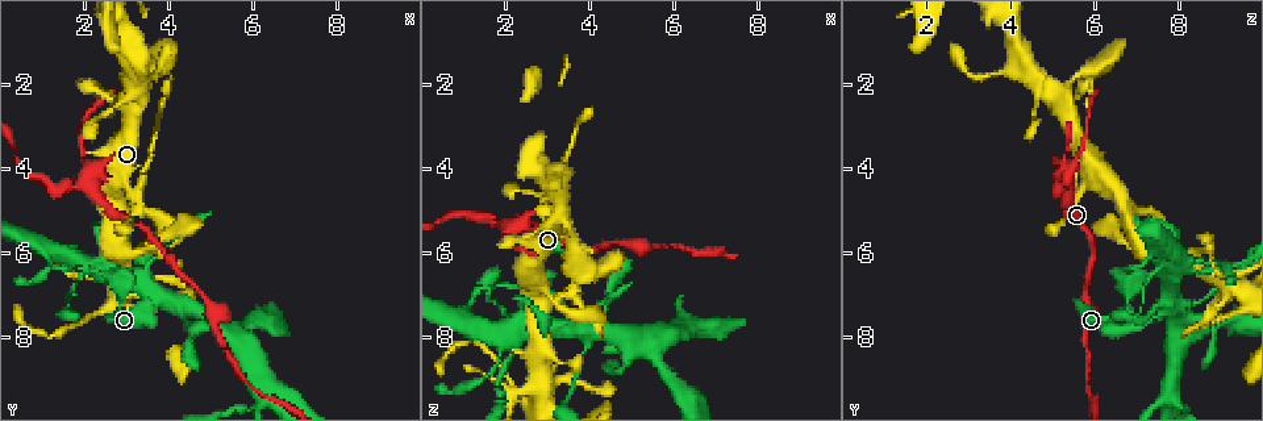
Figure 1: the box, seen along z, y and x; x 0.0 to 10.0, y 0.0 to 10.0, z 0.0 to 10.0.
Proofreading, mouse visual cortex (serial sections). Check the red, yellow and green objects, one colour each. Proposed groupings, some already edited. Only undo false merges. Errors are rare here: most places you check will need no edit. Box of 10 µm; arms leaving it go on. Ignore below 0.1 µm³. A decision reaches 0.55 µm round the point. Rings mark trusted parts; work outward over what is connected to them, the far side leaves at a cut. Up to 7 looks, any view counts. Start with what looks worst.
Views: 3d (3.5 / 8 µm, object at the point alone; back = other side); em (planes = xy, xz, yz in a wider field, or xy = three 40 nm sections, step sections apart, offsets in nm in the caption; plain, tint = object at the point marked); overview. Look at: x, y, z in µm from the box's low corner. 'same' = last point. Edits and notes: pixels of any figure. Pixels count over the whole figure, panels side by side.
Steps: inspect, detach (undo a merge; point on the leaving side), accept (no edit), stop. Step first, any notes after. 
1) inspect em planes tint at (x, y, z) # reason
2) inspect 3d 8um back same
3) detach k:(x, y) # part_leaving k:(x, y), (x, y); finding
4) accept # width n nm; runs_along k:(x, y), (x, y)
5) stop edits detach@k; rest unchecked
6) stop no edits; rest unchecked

inspect 3d 3.5um at (2.05, 4.45, 5.40) # arms part here

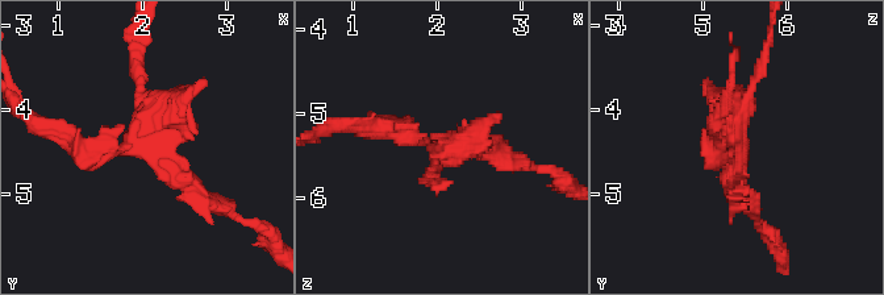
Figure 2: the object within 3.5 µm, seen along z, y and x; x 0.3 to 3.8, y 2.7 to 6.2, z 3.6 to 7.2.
inspect em xy step 2 tint at (2.10, 4.45, 5.35)

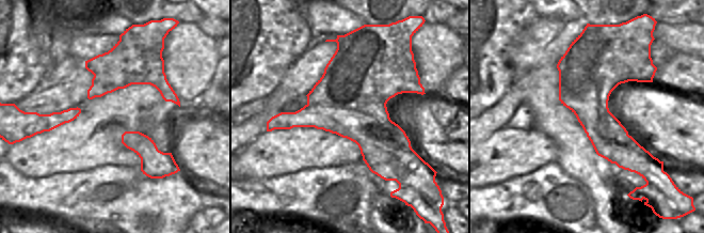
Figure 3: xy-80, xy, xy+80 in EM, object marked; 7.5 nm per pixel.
detach 2:(741, 96) # a second cell is stuck on

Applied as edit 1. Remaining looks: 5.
inspect 3d 8um at (3.95, 7.20, 7.85) # looks like a crossing

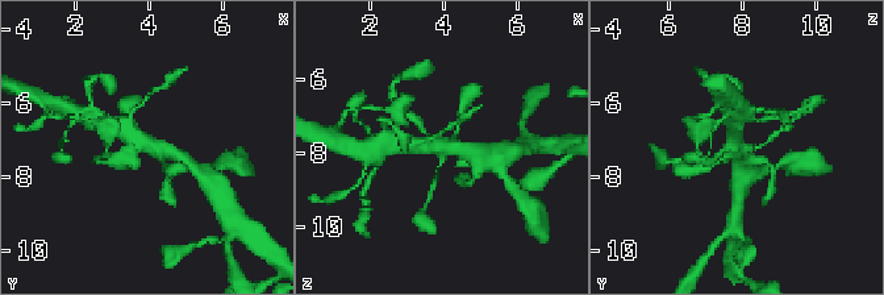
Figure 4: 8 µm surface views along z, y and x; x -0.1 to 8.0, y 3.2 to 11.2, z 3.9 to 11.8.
inspect em xy step 1 tint same # need the tissue

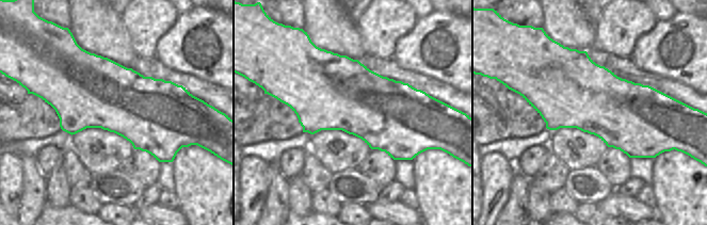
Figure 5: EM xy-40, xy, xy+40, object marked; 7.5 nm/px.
accept # runs_along 4:(418, 124), (438, 148), (475, 153); continuous, no second cell

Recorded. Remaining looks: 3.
inspect 3d 8um back at (2.80, 5.90, 7.15) # sharp bend

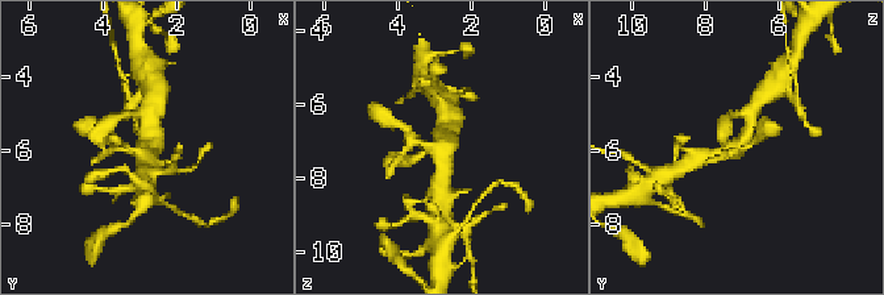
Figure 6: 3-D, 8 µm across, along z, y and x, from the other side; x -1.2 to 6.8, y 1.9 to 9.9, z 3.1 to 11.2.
inspect em planes tint same # arms 3; arm_widths 200, 350, 400 nm; now the EM

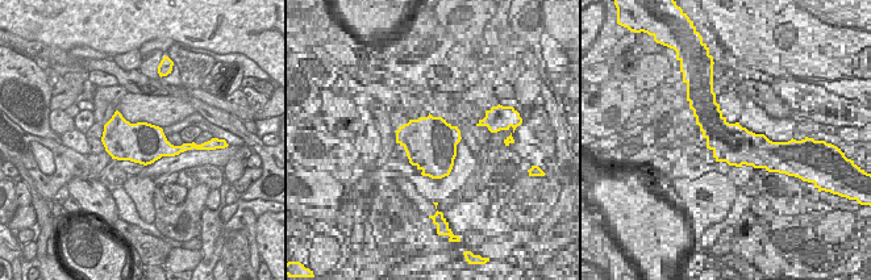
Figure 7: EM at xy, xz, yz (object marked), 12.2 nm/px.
accept # runs_along 6:(751, 112), (734, 150), (700, 157); one cell here

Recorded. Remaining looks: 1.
stop edits detach@2; rest unchecked

